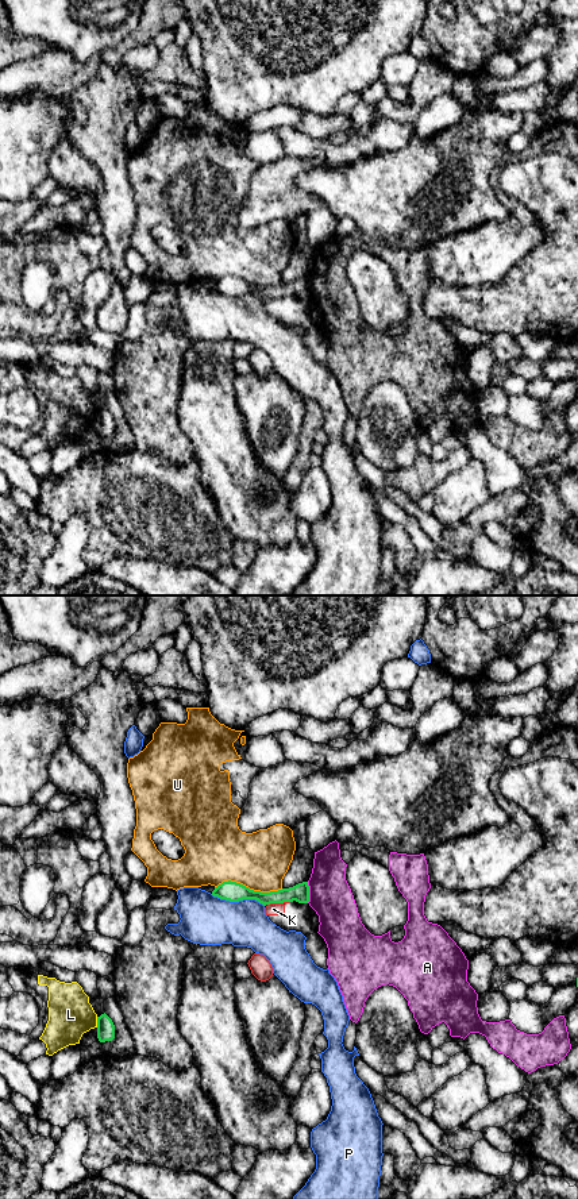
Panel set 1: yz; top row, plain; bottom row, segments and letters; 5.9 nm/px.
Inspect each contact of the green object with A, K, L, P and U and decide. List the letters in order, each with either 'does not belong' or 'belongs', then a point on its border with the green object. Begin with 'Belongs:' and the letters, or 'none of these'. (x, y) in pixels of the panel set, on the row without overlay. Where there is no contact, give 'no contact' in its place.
Belongs: none of these
A: does not belong; contact yz (308, 288)
K: does not belong; contact yz (277, 297)
L: does not belong; contact yz (97, 417)
P: does not belong; contact yz (238, 296)
U: does not belong; contact yz (247, 282)

